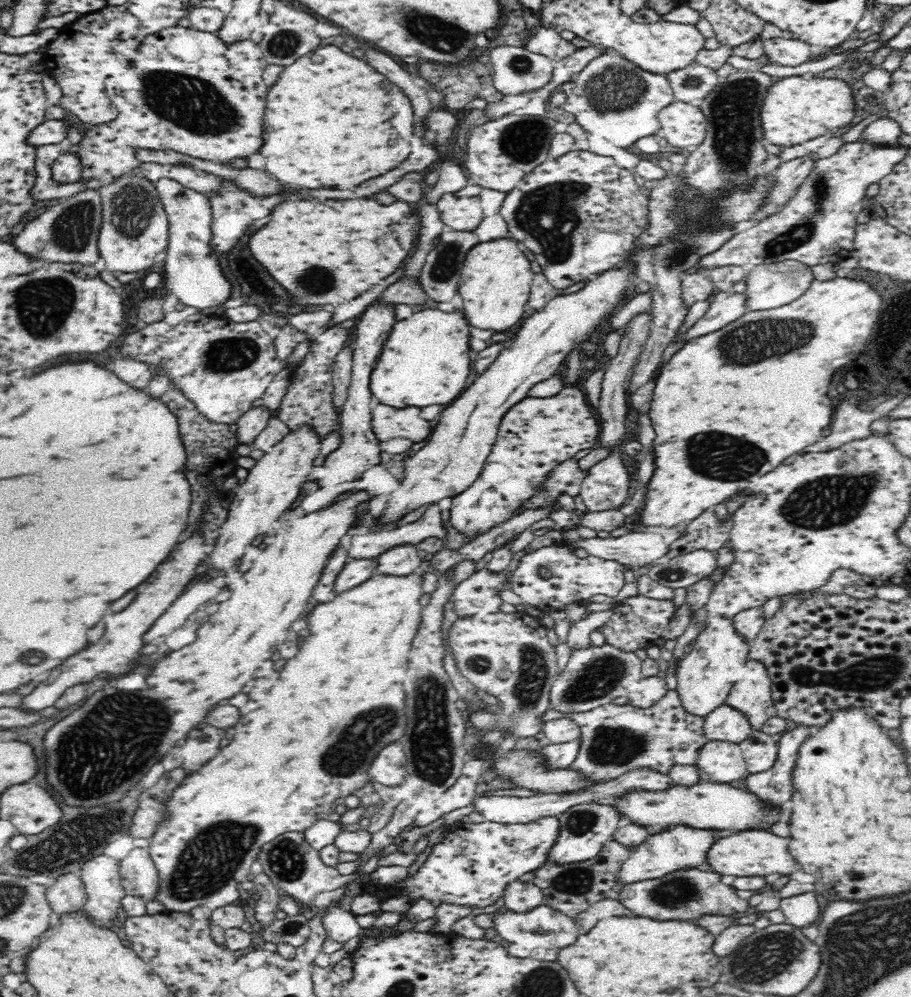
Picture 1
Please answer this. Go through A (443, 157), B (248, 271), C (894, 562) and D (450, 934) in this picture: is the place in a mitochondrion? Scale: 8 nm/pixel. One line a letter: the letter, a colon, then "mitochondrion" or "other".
A: other
B: other
C: other
D: other

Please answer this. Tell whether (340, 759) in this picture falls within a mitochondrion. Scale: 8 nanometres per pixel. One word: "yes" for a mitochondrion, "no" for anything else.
yes

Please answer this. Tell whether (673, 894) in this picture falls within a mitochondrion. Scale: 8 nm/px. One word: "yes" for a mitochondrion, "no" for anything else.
yes

